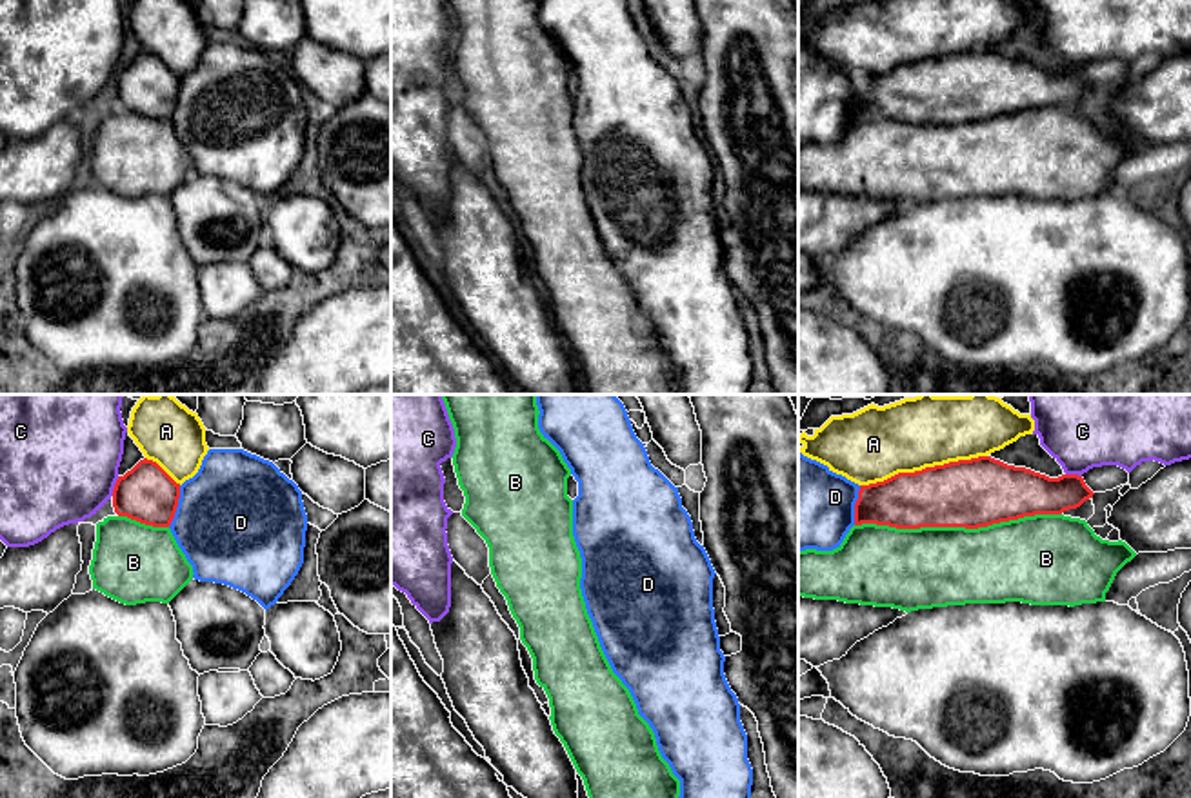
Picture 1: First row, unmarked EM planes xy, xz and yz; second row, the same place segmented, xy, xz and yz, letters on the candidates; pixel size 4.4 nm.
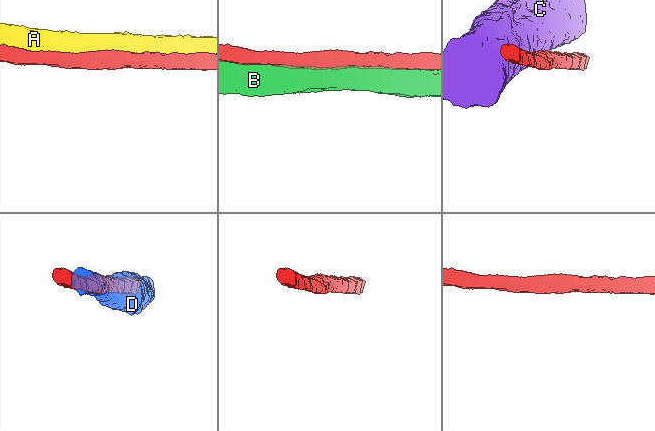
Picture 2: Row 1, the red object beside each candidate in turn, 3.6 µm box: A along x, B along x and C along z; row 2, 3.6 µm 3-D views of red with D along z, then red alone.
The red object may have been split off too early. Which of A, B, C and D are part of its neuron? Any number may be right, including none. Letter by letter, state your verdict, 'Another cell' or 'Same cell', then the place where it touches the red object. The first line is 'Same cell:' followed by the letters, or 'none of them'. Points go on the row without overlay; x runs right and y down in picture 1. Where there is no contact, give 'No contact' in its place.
Same cell: B
A: Another cell. Touches red at yz (922, 62)
B: Same cell. Touches red at yz (957, 119)
C: Another cell. Touches red at xy (115, 79)
D: Another cell. Touches red at xy (177, 99)

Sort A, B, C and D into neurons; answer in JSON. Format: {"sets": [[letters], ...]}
{"sets": [["A"], ["B"], ["C"], ["D"]]}

